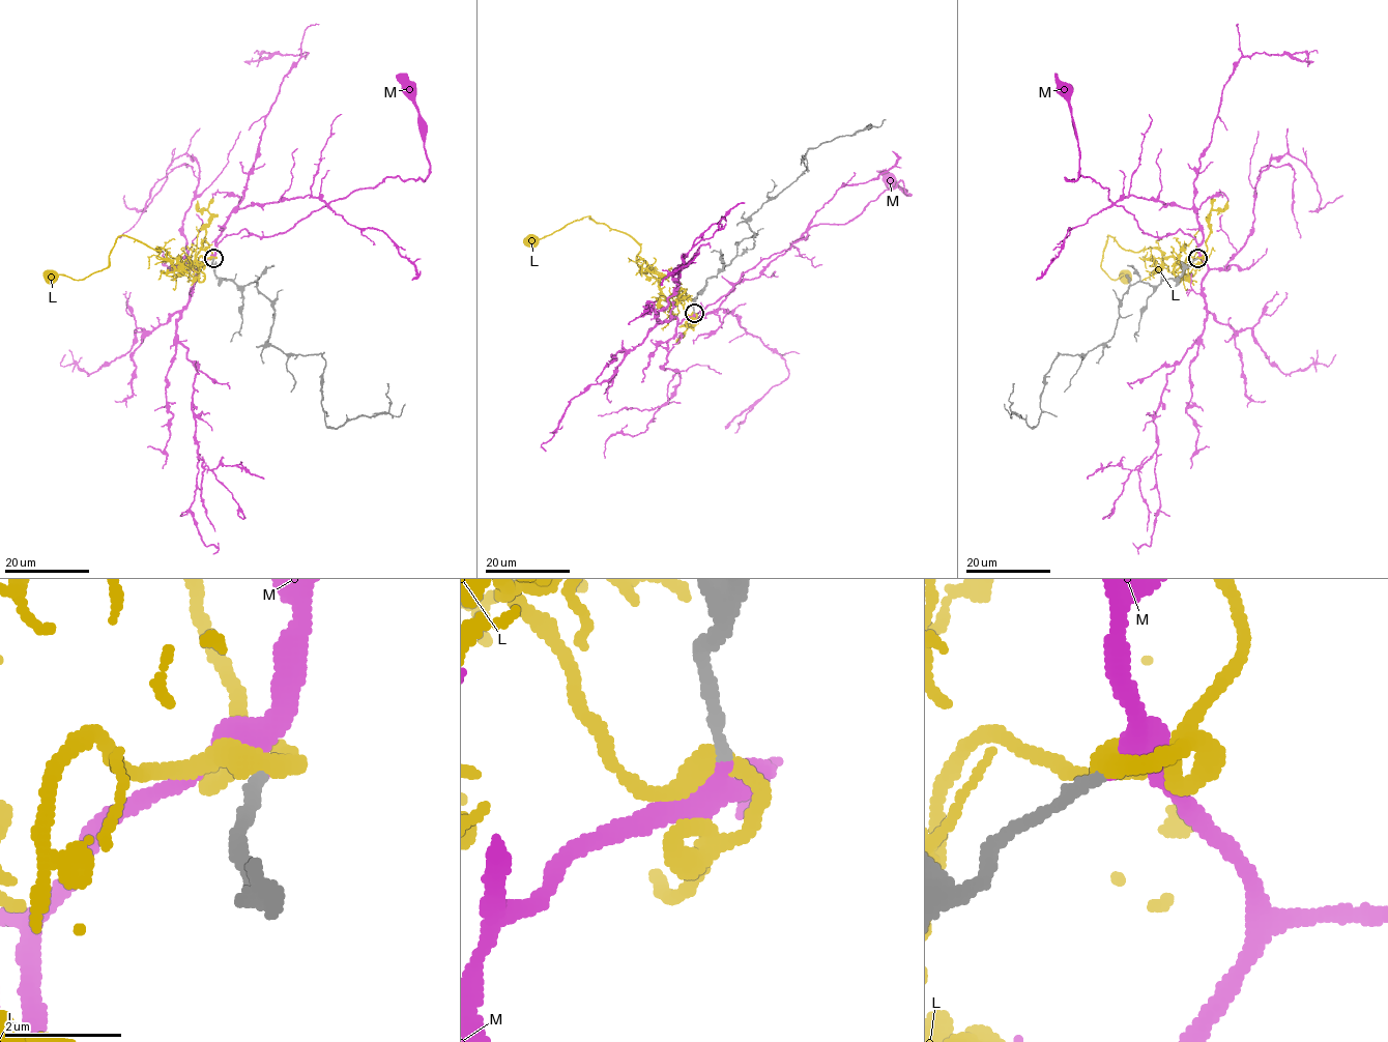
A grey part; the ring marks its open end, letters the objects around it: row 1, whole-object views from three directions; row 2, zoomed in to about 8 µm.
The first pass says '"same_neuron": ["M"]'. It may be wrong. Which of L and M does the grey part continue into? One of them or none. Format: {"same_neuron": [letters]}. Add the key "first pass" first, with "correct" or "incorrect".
{"first pass": "correct", "same_neuron": ["M"]}

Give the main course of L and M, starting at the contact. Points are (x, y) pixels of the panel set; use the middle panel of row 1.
L: (694, 313), (677, 292), (666, 297), (646, 275), (634, 240), (587, 215), (523, 241)
M: (694, 313), (718, 300), (761, 260), (788, 250), (811, 227), (846, 224), (900, 181), (909, 195), (891, 183)

